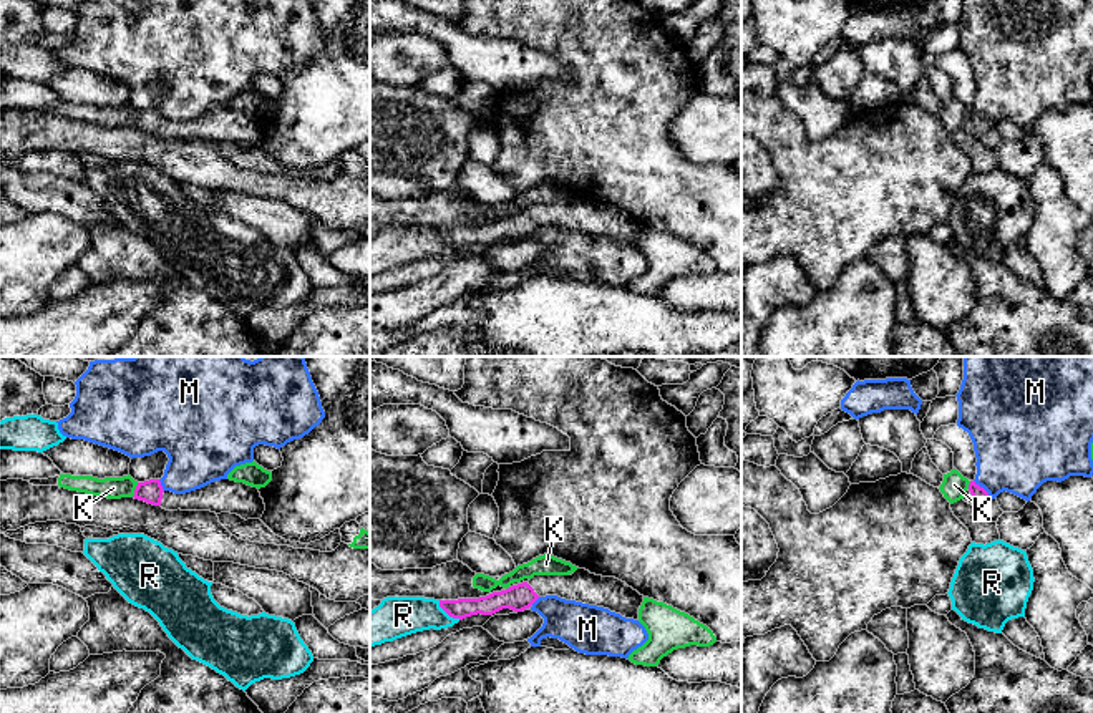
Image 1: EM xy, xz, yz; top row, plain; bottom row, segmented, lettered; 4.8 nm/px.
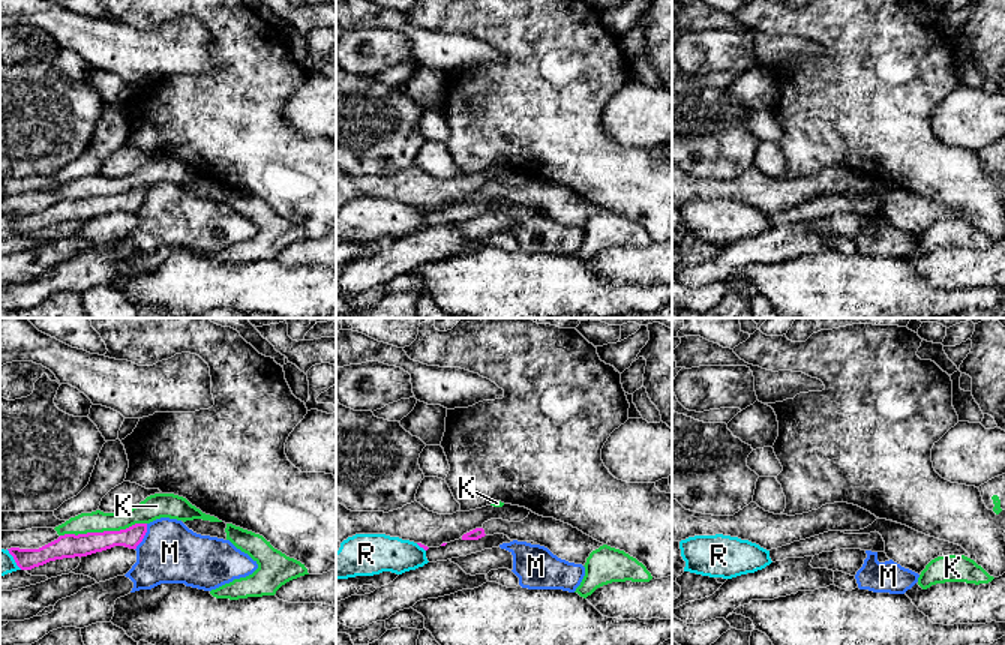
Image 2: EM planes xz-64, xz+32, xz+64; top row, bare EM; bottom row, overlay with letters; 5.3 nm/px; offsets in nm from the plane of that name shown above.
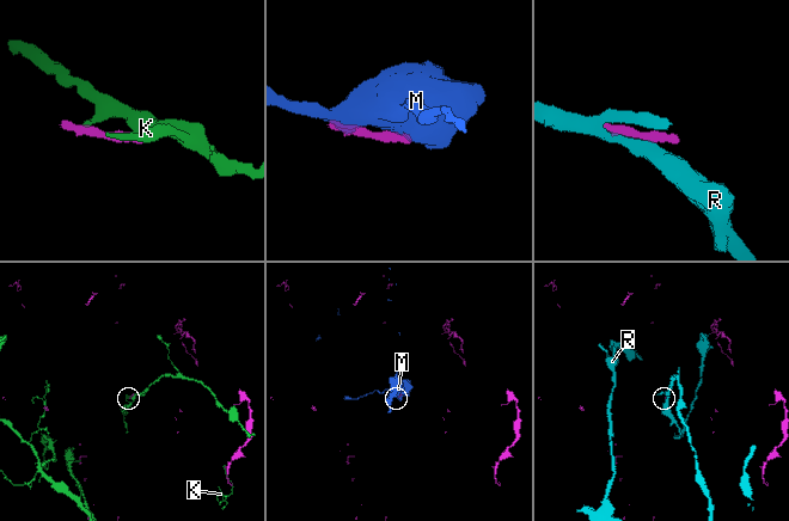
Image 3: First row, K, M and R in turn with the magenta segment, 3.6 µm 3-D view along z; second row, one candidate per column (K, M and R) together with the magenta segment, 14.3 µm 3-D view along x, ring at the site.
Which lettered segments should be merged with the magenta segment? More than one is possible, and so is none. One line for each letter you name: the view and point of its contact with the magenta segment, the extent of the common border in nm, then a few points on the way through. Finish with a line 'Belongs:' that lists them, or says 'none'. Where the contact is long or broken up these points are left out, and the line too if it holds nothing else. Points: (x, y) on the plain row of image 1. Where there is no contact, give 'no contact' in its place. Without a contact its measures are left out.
Belongs: none

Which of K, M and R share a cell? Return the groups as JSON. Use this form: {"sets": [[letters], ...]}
{"sets": [["K"], ["M"], ["R"]]}

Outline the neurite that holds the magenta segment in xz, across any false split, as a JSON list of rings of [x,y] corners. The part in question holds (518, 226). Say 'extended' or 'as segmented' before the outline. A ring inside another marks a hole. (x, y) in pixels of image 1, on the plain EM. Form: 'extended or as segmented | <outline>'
extended | [[[577,197],[572,204],[534,204],[527,211],[479,227],[440,229],[440,235],[449,245],[463,249],[478,242],[493,244],[503,237],[522,240],[546,224],[604,235],[634,249],[639,249],[644,230],[644,224],[625,211]]]

